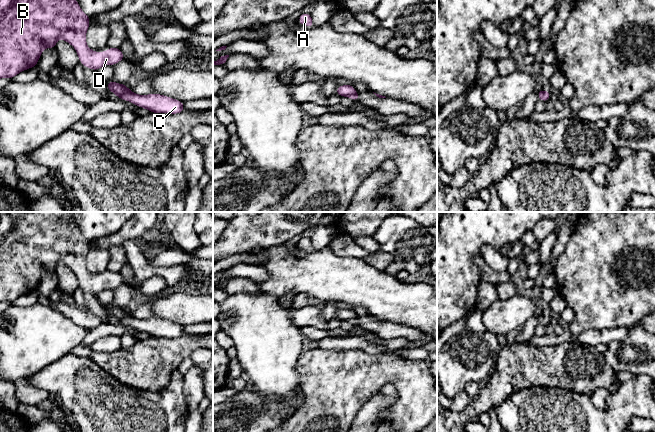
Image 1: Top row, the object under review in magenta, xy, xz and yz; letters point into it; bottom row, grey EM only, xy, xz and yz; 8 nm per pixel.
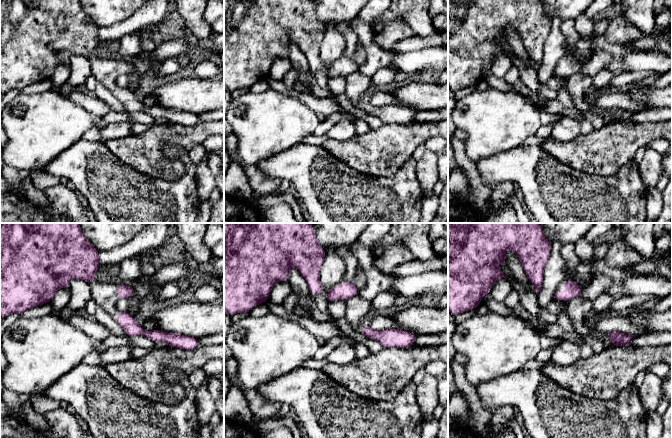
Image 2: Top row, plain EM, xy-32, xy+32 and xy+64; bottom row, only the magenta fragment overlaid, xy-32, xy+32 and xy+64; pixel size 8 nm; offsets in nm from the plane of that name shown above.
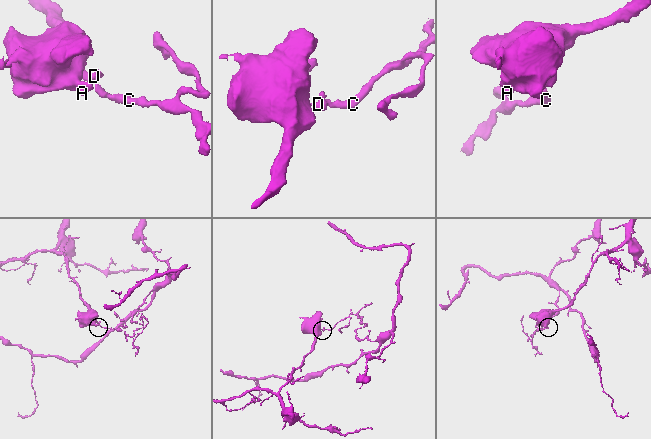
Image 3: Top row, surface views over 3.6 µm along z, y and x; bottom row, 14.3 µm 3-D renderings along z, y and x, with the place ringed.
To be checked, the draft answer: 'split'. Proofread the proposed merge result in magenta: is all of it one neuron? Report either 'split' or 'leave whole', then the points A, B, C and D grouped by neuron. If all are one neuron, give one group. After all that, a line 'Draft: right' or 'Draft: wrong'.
leave whole; A B C D
Draft: wrong

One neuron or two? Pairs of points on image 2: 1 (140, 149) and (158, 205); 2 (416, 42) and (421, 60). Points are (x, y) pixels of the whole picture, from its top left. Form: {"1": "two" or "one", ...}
{"1": "two", "2": "two"}

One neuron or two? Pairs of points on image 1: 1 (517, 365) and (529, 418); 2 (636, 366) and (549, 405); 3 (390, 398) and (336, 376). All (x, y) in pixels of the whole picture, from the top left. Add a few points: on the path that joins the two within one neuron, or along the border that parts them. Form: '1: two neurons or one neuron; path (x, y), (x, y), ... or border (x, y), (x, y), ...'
1: two neurons; border (545, 386), (529, 386), (515, 390), (502, 402)
2: two neurons; border (644, 373), (636, 375)
3: two neurons; border (395, 387), (391, 384), (385, 384), (360, 408)

